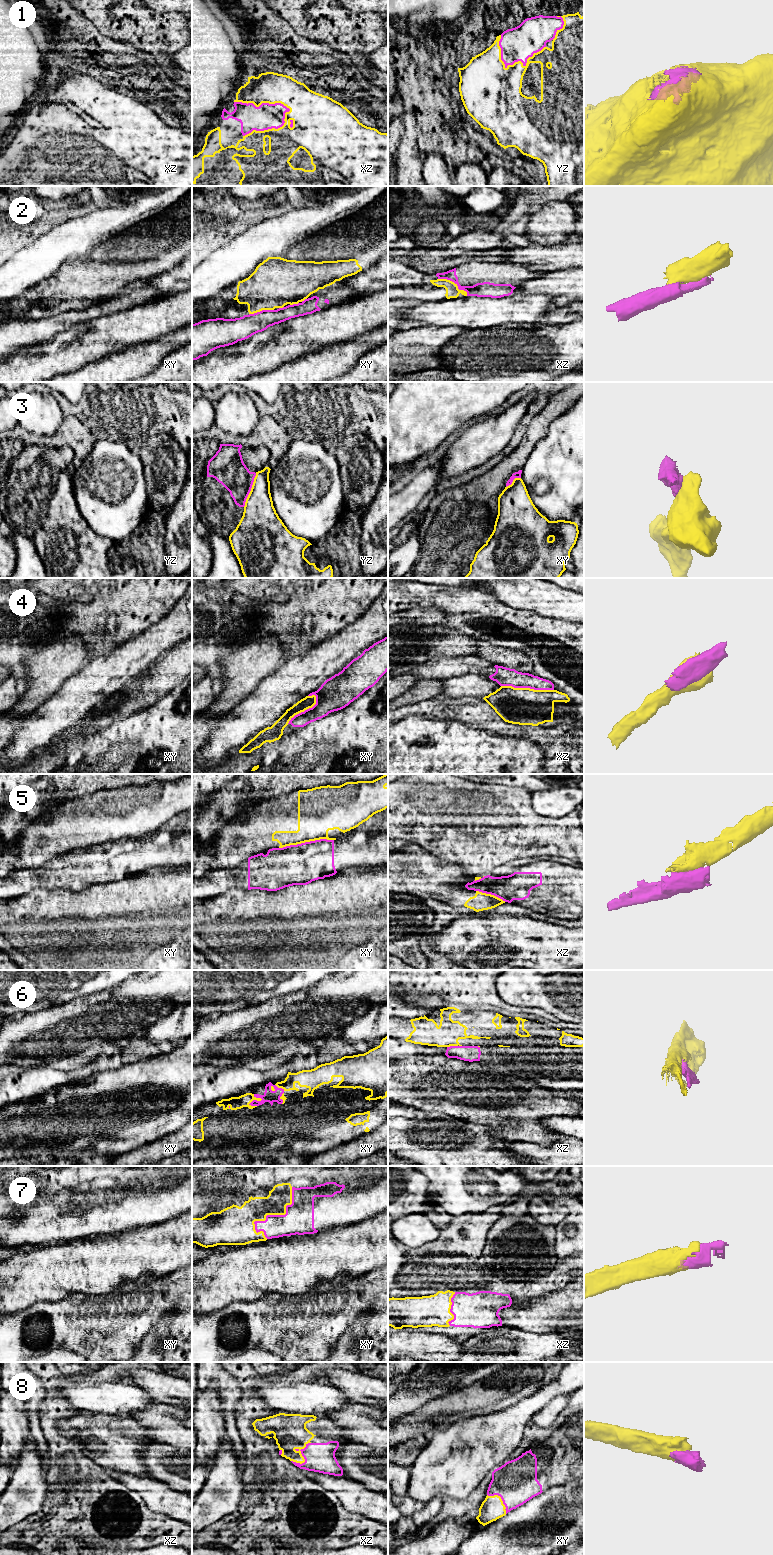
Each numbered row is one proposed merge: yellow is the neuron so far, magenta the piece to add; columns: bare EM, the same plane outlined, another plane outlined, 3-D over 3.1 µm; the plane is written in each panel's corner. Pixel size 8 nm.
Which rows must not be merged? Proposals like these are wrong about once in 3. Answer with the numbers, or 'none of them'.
2, 3, 4, 5

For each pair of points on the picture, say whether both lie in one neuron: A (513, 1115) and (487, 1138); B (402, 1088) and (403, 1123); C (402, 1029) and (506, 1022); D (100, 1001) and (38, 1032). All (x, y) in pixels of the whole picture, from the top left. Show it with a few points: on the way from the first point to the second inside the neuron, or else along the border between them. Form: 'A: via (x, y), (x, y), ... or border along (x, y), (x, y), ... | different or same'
A: border along (491, 1133), (499, 1139) | different
B: border along (398, 1102), (424, 1112) | different
C: via (428, 1033), (431, 1035), (480, 1036) | same
D: via (85, 1016), (70, 1028), (53, 1032) | same

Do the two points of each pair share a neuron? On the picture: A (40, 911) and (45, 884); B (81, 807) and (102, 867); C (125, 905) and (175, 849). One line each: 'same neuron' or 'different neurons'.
A: different neurons
B: different neurons
C: different neurons

